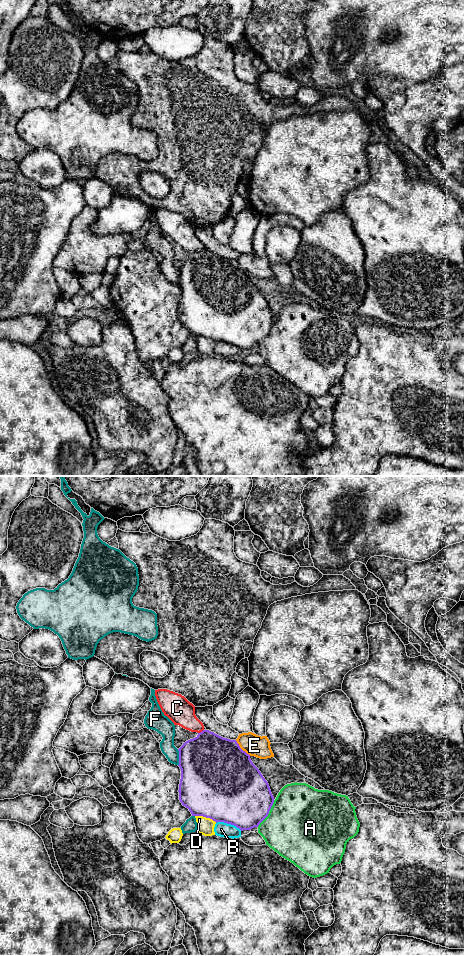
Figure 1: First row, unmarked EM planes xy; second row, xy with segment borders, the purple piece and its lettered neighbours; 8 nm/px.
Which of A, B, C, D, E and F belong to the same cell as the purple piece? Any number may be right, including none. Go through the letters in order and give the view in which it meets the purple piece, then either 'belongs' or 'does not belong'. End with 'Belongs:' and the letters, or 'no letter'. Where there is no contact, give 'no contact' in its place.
A: contact in xy; does not belong
B: contact in xy; does not belong
C: contact in xy; does not belong
D: contact in xy; does not belong
E: contact in xy; does not belong
F: contact in xy; does not belong
Belongs: no letter

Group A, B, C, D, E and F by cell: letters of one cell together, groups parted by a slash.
A / B / C / D / E / F

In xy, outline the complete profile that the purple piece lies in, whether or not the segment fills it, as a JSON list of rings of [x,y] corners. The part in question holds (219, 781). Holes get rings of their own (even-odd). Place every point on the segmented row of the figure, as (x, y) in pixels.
[[[203,730],[183,743],[178,751],[181,769],[179,800],[192,816],[231,824],[241,831],[258,827],[268,816],[274,803],[269,784],[236,740]]]

